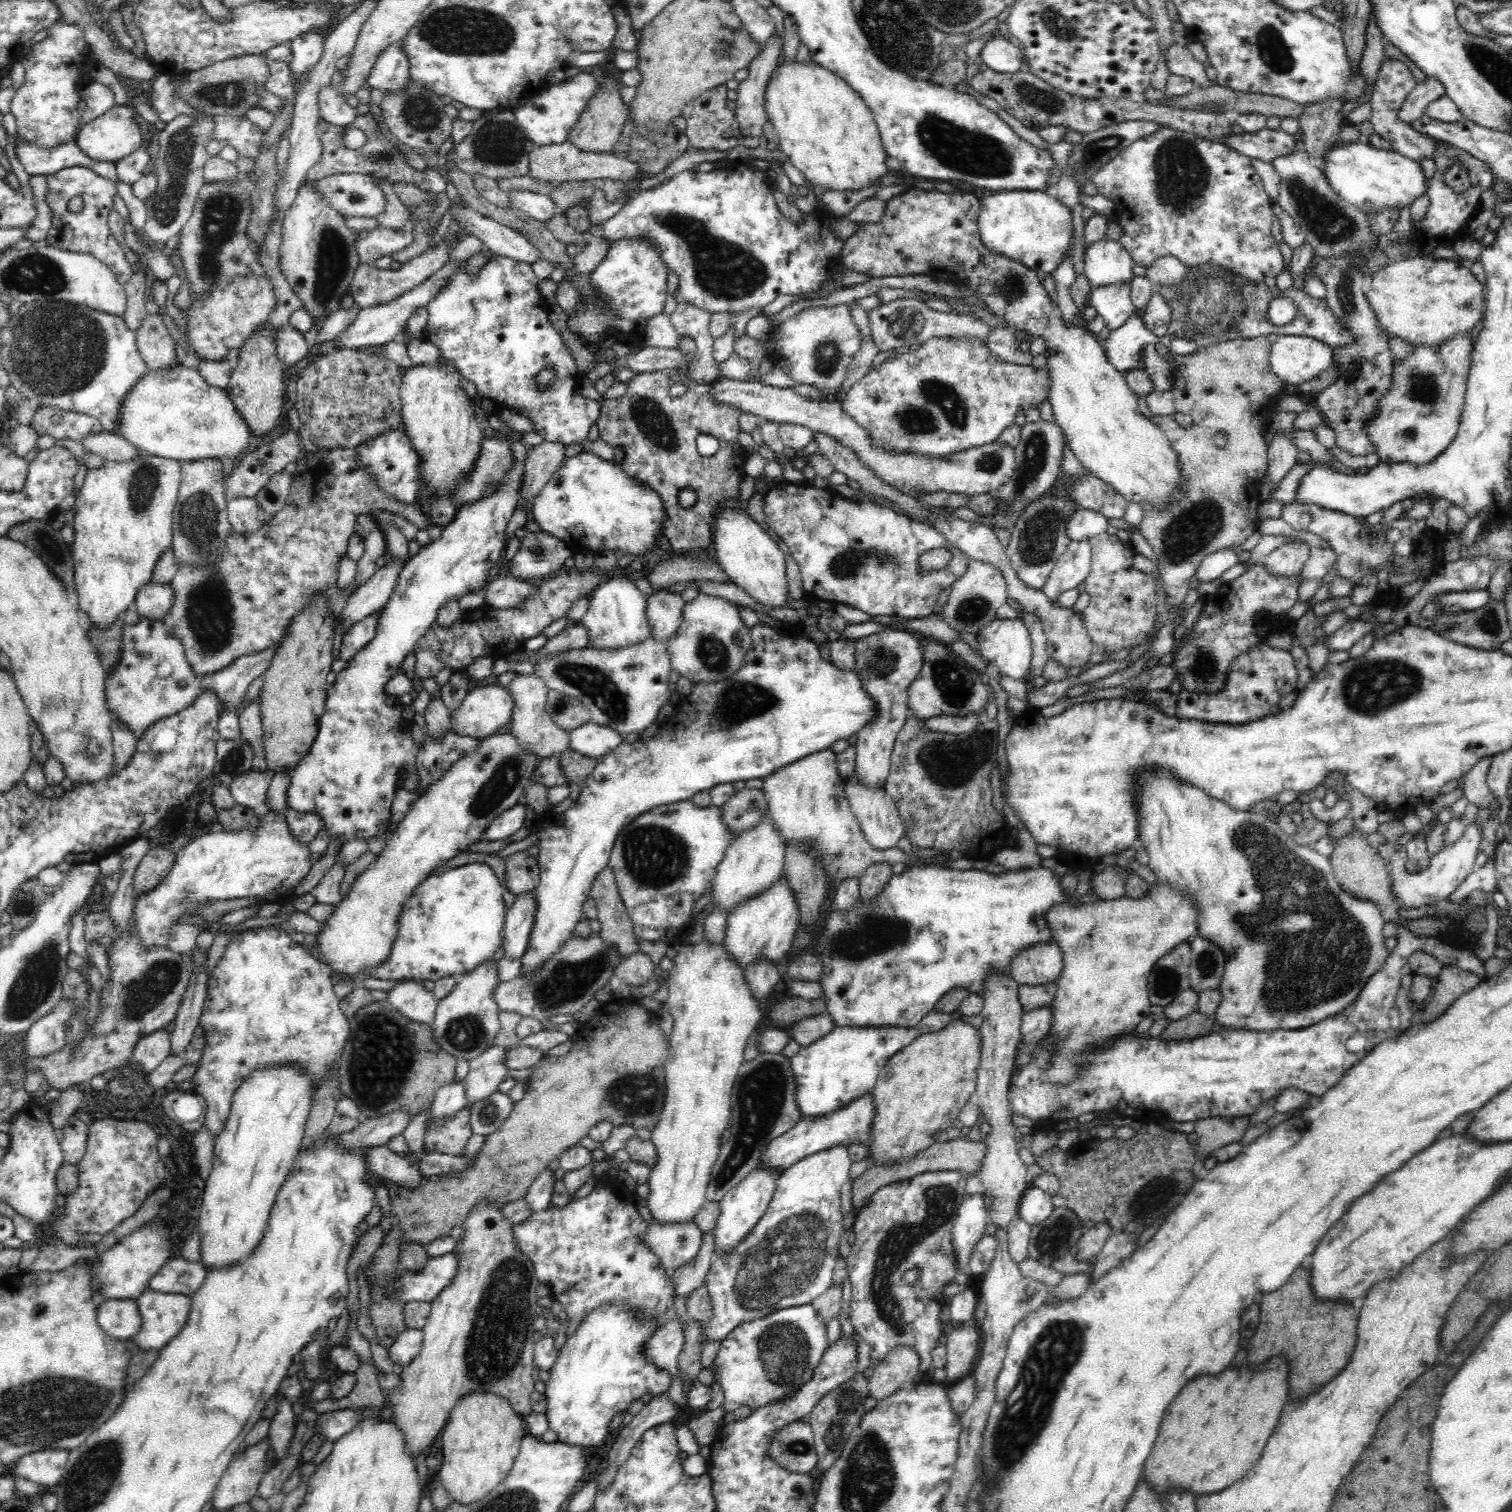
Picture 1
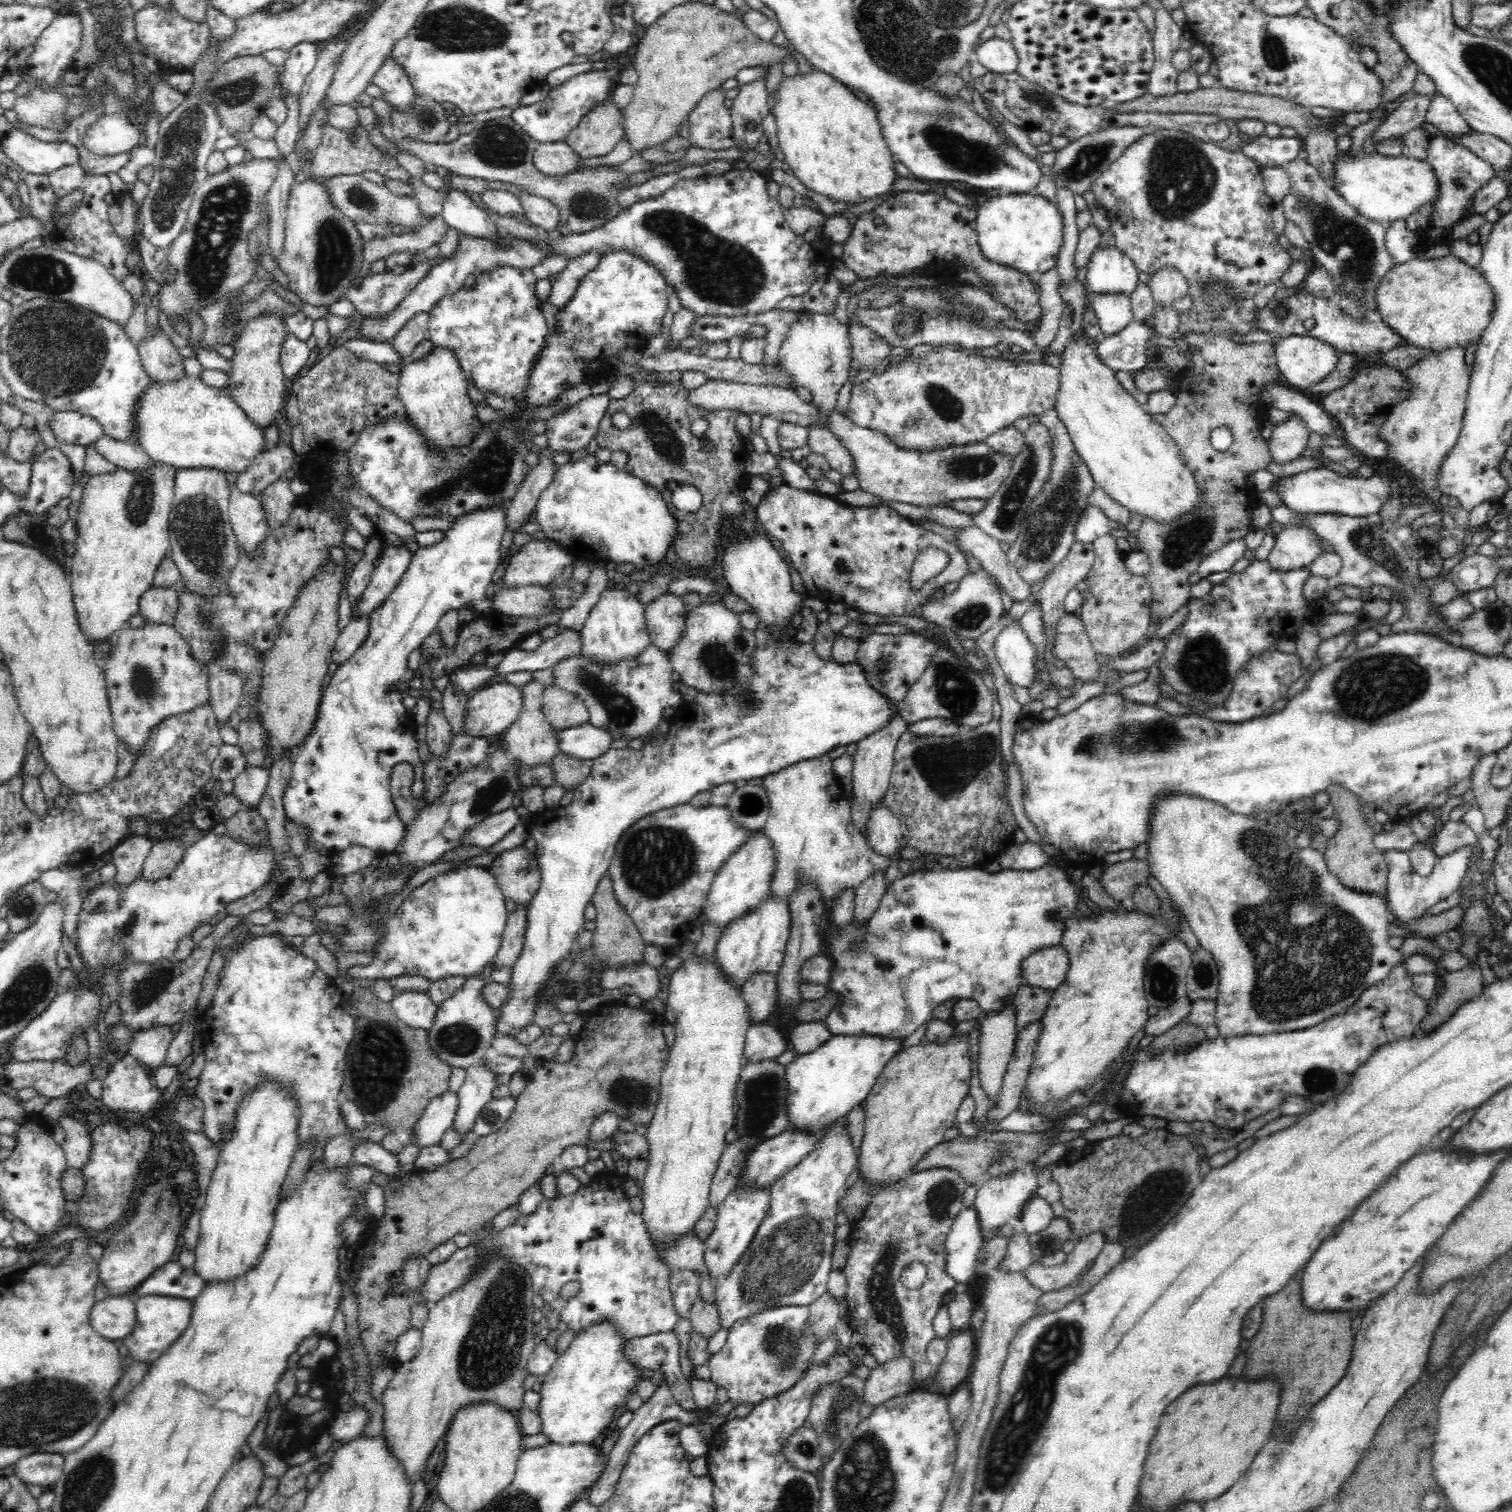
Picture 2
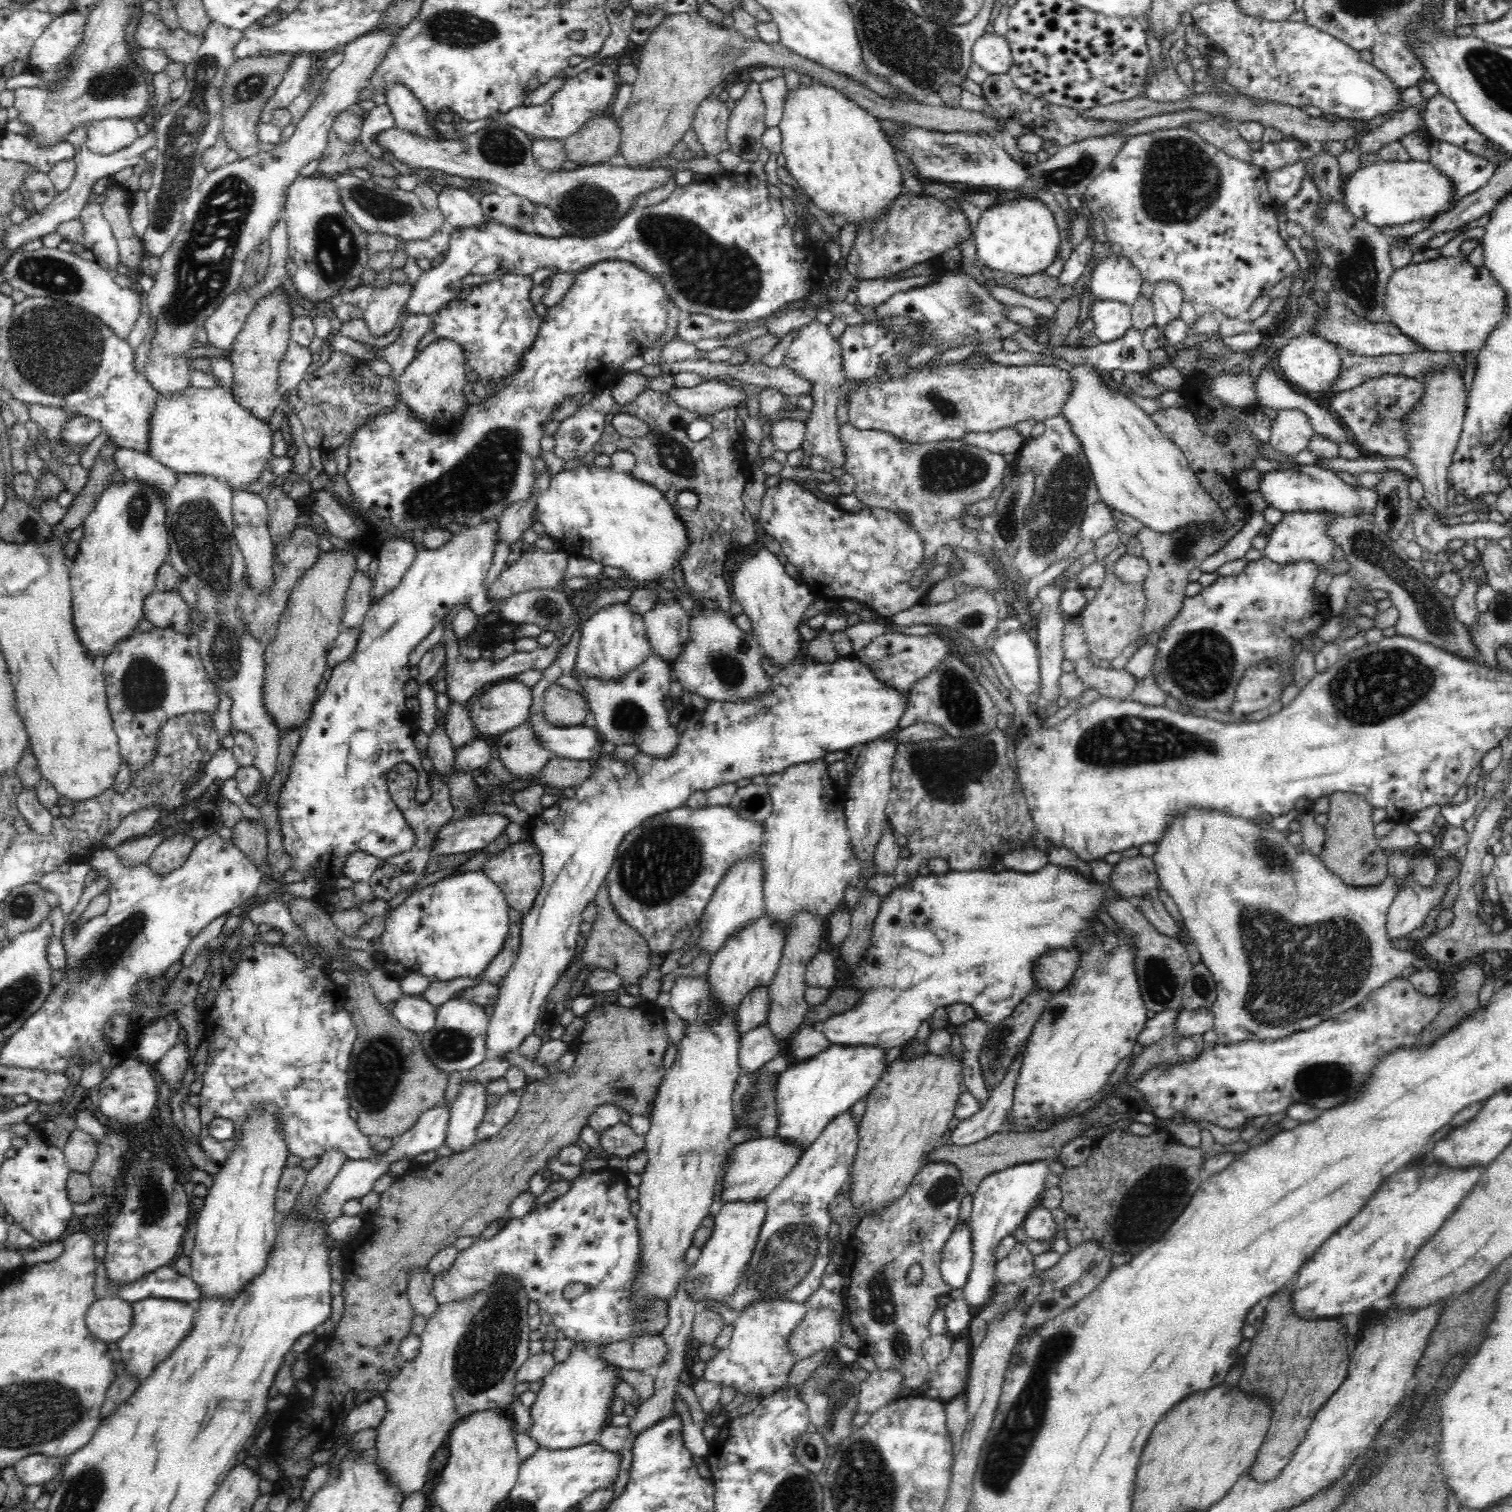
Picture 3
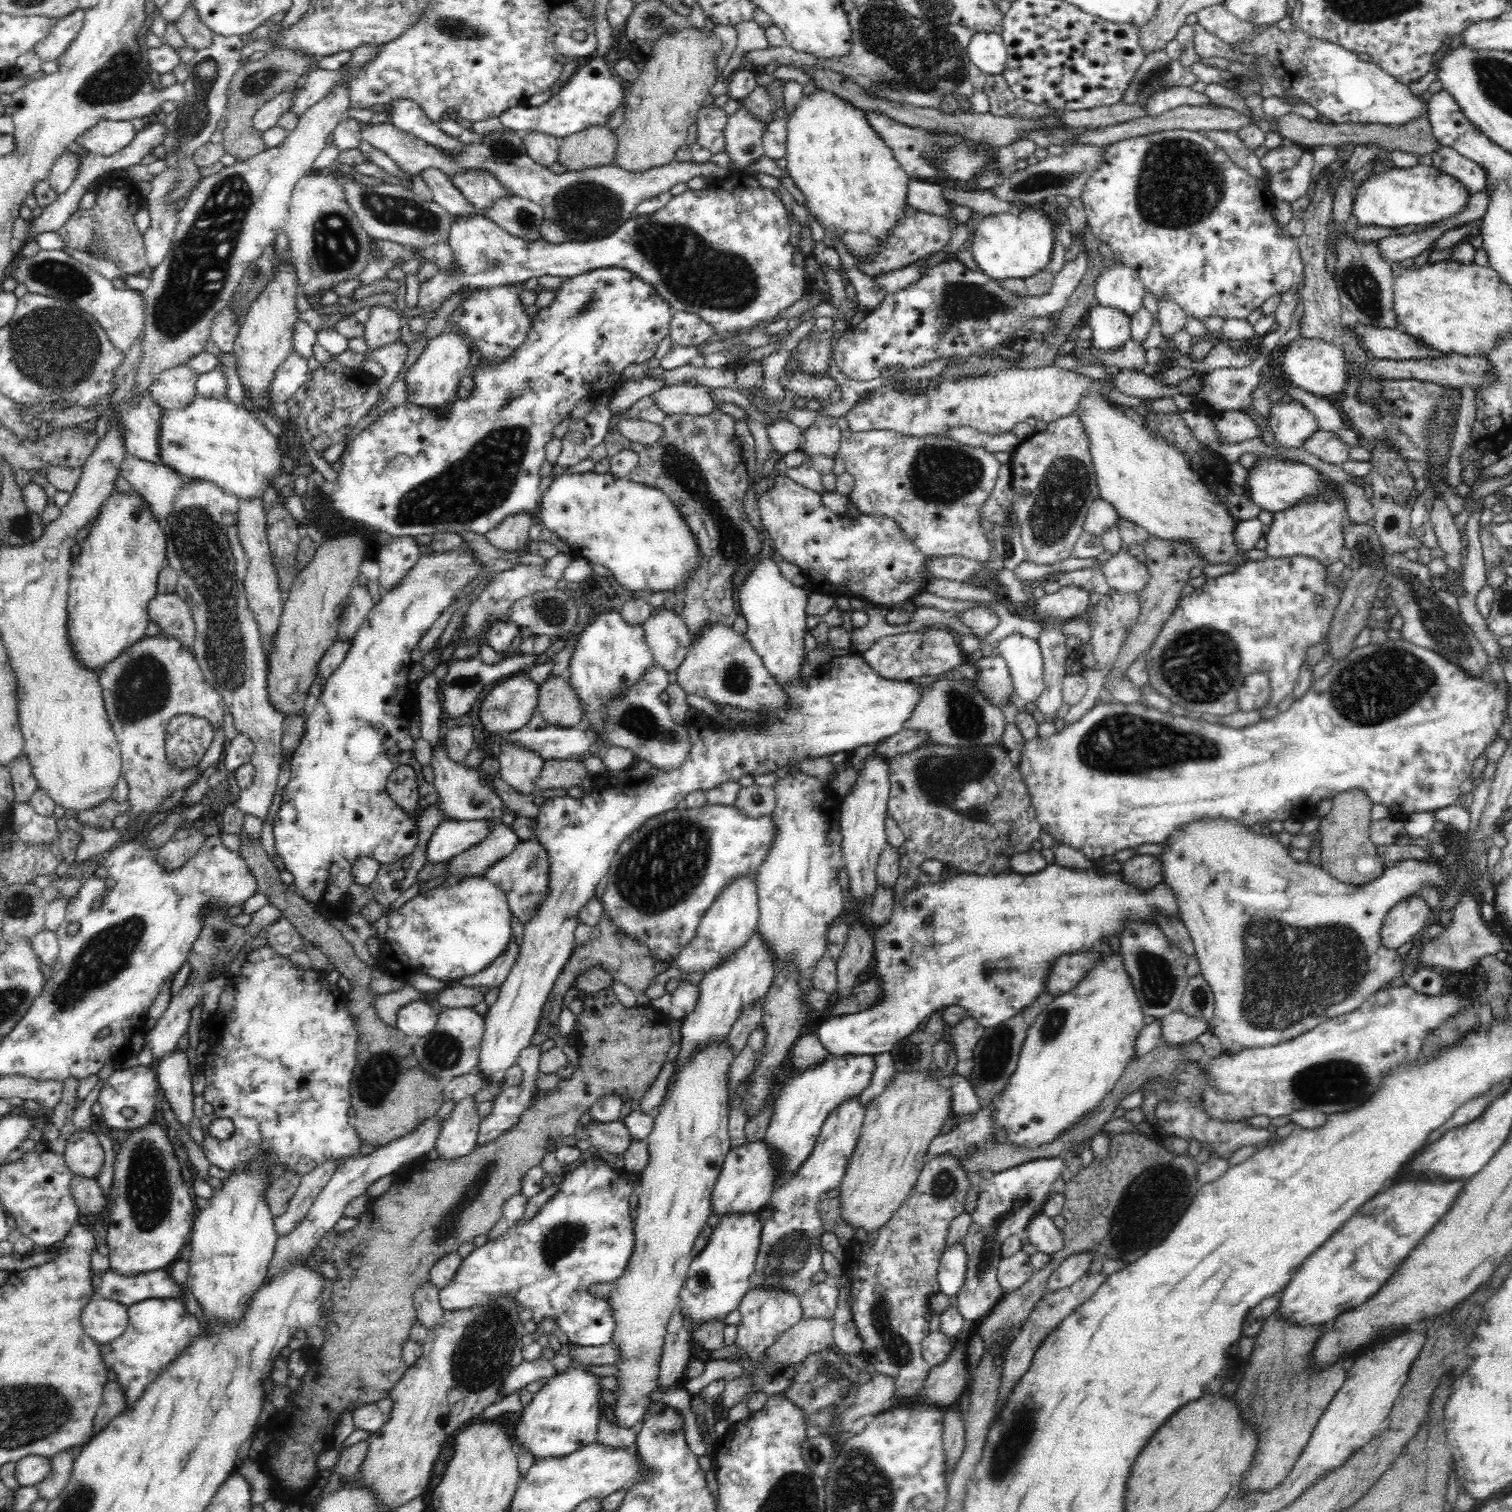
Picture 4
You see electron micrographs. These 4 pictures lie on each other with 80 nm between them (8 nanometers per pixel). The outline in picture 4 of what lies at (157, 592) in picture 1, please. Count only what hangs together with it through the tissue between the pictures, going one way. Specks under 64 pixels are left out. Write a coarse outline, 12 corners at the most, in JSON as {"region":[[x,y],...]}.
{"region":[[174,592],[149,602],[149,620],[192,649],[190,607]]}

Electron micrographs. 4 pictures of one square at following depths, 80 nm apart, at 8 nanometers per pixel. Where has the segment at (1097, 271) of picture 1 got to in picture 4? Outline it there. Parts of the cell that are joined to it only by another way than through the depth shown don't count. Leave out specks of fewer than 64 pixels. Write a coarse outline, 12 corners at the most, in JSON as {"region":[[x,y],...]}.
{"region":[[1118,262],[1096,279],[1096,304],[1130,320],[1144,307],[1138,273]]}

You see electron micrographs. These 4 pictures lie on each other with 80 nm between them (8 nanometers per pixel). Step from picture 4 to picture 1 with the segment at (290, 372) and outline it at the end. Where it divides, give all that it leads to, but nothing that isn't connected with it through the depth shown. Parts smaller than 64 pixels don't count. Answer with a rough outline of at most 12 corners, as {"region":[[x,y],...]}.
{"region":[[284,326],[275,338],[278,359],[289,370],[307,358],[304,335]]}

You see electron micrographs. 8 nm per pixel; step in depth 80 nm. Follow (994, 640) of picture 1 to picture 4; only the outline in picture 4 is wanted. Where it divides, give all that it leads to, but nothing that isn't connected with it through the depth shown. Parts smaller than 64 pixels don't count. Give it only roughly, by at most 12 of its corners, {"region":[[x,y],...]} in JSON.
{"region":[[1000,640],[1015,692],[1037,705],[1044,684],[1039,642]]}

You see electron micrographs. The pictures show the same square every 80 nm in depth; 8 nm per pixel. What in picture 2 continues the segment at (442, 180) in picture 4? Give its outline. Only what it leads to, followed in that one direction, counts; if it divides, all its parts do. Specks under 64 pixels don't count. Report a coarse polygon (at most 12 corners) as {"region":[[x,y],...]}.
{"region":[[469,193],[442,195],[440,215],[449,228],[476,238],[500,236],[495,221]]}

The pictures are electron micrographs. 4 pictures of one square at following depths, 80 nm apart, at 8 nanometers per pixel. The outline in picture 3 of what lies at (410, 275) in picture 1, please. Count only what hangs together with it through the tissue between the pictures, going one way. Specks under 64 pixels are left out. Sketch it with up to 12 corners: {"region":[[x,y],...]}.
{"region":[[408,281],[383,289],[366,284],[339,301],[360,308],[370,335],[382,339],[401,324]]}

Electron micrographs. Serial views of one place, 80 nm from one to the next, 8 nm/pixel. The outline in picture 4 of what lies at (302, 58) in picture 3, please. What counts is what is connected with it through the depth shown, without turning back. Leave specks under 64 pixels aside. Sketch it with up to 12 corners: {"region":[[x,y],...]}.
{"region":[[294,89],[264,103],[252,118],[252,127],[266,132],[290,110]]}

